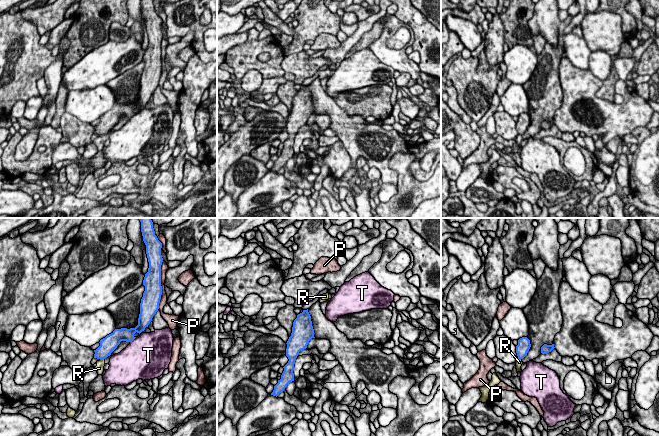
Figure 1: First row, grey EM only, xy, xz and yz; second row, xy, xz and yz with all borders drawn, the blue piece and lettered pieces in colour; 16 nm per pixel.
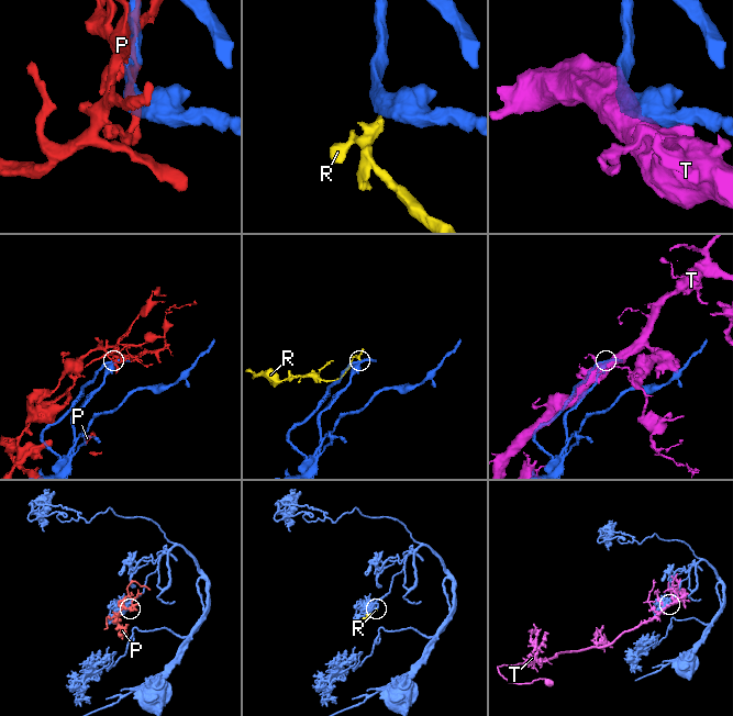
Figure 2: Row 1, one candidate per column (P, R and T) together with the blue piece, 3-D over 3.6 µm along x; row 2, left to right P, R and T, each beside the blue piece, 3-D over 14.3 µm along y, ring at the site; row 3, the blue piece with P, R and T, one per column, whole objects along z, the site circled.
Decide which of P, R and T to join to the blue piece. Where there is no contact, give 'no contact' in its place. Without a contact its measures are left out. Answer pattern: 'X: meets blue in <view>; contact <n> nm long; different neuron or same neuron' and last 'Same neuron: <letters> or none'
P: meets blue in xy; contact 750 nm long; different neuron
R: meets blue in xy; contact 90 nm long; different neuron
T: meets blue in xy; contact 140 nm long; different neuron
Same neuron: none

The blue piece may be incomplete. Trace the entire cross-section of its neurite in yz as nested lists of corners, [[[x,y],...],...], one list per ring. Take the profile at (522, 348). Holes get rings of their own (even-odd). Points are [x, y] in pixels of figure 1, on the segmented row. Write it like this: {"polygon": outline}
{"polygon": [[[522,337],[518,340],[518,345],[516,346],[516,353],[518,359],[523,359],[531,347],[530,340],[527,337]]]}

